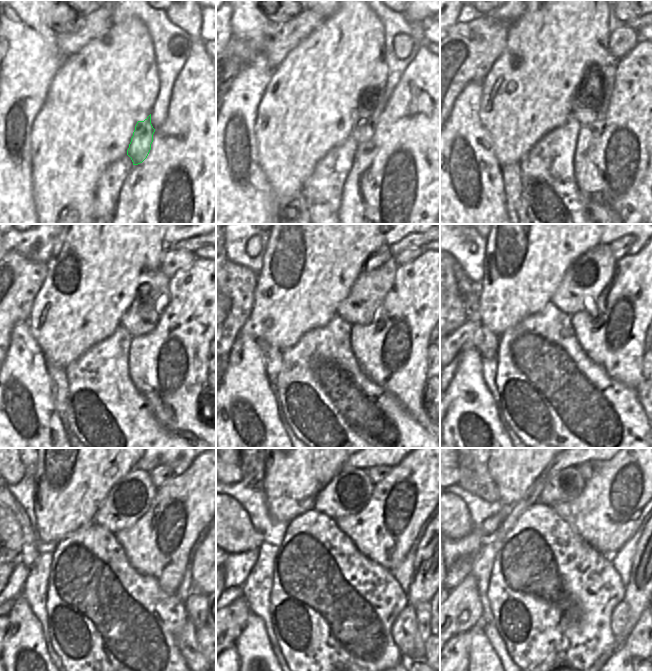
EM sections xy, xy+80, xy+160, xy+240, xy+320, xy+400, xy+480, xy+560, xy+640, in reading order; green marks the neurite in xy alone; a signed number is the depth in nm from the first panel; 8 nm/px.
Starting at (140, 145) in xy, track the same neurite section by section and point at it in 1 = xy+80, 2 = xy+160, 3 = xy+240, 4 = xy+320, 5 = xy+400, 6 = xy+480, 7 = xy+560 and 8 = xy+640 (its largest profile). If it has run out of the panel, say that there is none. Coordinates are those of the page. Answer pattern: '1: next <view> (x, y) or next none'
1: next xy+80 (367, 116)
2: next xy+160 (590, 105)
3: next xy+240 (141, 318)
4: next xy+320 (377, 276)
5: next xy+400 (585, 279)
6: next xy+480 (129, 499)
7: next xy+560 (350, 490)
8: next xy+640 (568, 484)

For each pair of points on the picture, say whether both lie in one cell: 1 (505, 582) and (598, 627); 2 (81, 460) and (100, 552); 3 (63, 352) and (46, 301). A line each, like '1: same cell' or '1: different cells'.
1: same cell
2: different cells
3: same cell

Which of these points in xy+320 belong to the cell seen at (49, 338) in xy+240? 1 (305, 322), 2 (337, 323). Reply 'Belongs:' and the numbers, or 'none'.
Belongs: 1

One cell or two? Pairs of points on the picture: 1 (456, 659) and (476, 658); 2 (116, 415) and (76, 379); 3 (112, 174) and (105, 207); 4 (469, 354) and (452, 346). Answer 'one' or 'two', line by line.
1: two
2: one
3: one
4: two

